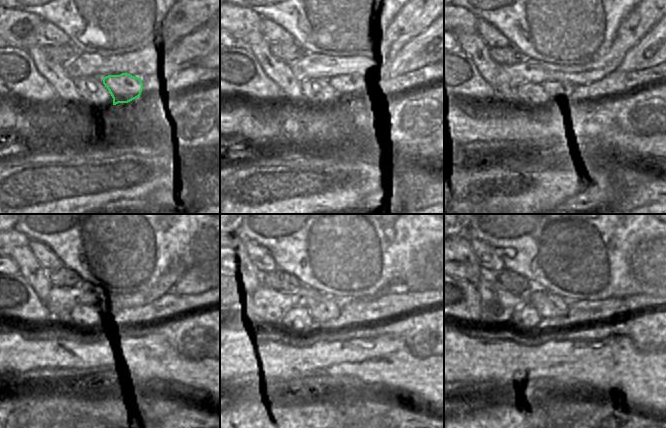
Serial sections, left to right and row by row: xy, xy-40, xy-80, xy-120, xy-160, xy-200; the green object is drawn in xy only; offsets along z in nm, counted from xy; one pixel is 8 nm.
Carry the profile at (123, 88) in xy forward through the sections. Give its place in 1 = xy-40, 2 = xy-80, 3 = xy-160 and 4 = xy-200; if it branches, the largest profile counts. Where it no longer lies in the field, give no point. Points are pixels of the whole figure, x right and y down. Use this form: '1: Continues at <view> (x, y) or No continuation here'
1: Continues at xy-40 (347, 86)
2: Continues at xy-80 (552, 88)
3: Continues at xy-160 (325, 310)
4: Continues at xy-200 (547, 304).

